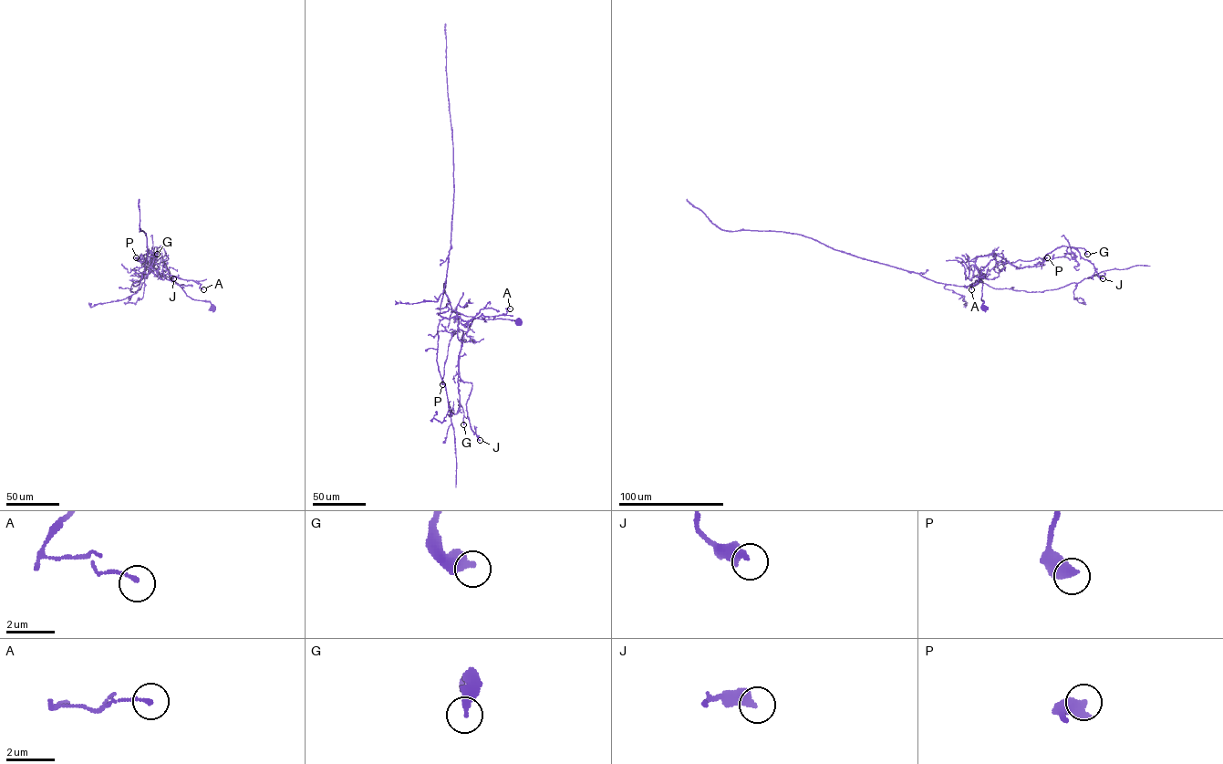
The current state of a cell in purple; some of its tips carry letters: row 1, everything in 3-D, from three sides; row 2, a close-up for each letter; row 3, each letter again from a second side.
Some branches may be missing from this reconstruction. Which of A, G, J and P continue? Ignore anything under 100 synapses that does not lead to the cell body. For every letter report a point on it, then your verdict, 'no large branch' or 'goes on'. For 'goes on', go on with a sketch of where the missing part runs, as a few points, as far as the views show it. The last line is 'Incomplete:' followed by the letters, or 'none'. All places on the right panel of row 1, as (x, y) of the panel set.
A: at (971, 289); no large branch
G: at (1087, 254); no large branch
J: at (1103, 278); no large branch
P: at (1047, 257); no large branch
Incomplete: none

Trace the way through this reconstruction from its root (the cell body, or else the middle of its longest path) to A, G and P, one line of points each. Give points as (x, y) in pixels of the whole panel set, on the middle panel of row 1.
A: (518, 321), (457, 314), (470, 321), (481, 315), (505, 315), (505, 308), (510, 308)
G: (518, 321), (502, 319), (483, 319), (456, 312), (458, 327), (462, 331), (458, 382), (463, 424)
P: (518, 321), (502, 319), (483, 319), (456, 312), (458, 329), (449, 341), (442, 384)

